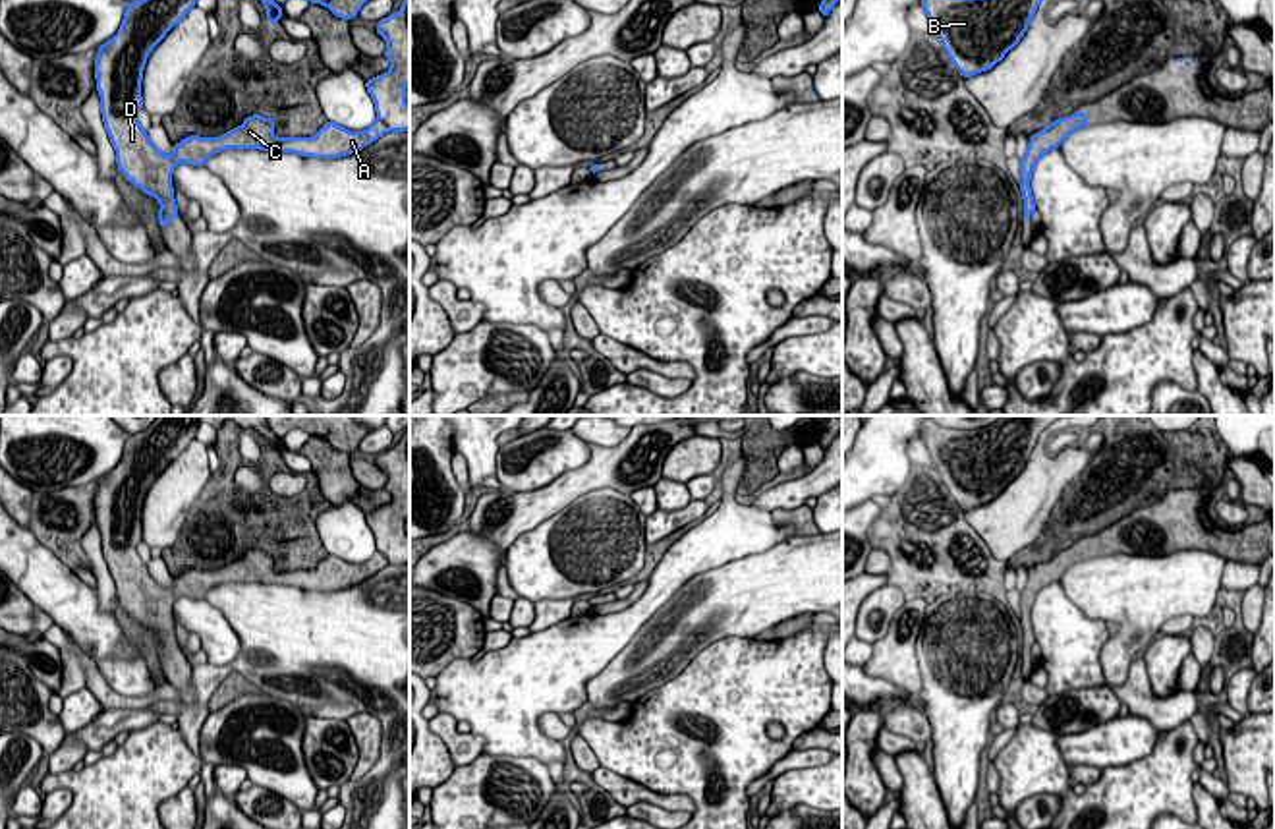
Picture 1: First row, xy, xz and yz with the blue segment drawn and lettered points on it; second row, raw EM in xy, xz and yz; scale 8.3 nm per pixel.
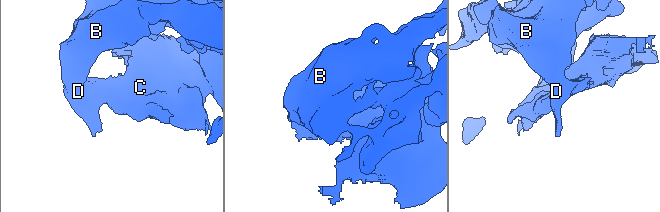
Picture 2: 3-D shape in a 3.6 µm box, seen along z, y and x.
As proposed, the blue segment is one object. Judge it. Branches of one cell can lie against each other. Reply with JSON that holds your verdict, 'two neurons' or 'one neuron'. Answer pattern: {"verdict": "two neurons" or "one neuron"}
{"verdict": "one neuron"}

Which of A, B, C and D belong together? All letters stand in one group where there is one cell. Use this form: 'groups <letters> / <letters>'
groups A B C D

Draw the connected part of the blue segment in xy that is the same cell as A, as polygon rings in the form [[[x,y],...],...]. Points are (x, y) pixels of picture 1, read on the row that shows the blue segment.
[[[133,0],[128,2],[118,33],[99,46],[95,79],[100,97],[104,129],[116,151],[118,170],[143,193],[160,203],[158,224],[180,216],[172,174],[178,162],[205,166],[211,155],[226,149],[259,149],[294,153],[313,158],[340,158],[361,151],[386,131],[410,129],[410,0],[381,19],[375,31],[386,41],[384,58],[390,70],[365,81],[375,102],[377,120],[363,131],[350,131],[326,122],[313,137],[276,137],[270,118],[253,114],[241,126],[218,135],[189,135],[162,155],[137,120],[143,108],[141,81],[153,48],[195,6],[195,0]]]

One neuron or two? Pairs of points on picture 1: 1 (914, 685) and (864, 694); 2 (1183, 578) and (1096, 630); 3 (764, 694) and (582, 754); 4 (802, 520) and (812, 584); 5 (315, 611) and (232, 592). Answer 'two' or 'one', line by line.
1: two
2: two
3: two
4: two
5: one

